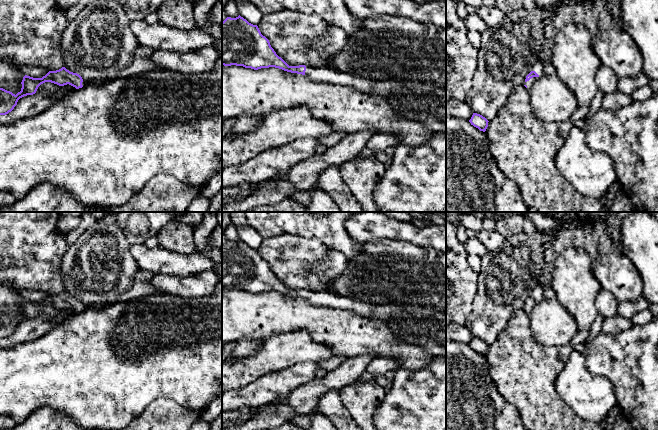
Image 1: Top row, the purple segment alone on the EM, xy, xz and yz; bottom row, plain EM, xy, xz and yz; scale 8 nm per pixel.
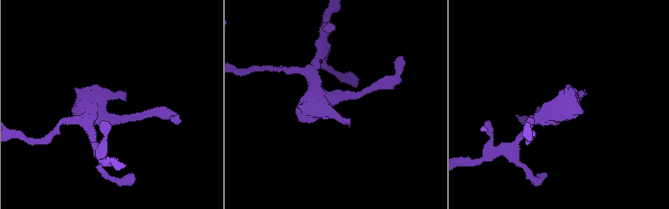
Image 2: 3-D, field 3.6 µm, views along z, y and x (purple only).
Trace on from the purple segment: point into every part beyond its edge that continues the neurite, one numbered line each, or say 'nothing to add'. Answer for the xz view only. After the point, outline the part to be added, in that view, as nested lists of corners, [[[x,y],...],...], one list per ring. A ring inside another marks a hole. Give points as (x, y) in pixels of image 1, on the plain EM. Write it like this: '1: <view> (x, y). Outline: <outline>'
1: xz (424, 326). Outline: [[[306,290],[305,299],[315,305],[348,310],[381,321],[397,337],[435,356],[446,358],[446,314],[433,307],[413,303],[373,304],[329,291]]]

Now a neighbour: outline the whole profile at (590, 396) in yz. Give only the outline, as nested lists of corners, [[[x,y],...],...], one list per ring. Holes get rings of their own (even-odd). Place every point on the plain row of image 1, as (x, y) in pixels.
[[[575,350],[570,354],[565,367],[559,373],[555,387],[558,395],[581,419],[601,423],[607,420],[611,409],[617,404],[614,385],[604,376],[589,372],[585,357]]]

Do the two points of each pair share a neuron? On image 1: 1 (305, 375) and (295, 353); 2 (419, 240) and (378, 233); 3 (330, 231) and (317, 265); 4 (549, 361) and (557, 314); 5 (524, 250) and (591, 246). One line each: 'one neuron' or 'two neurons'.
1: two neurons
2: one neuron
3: two neurons
4: two neurons
5: two neurons

